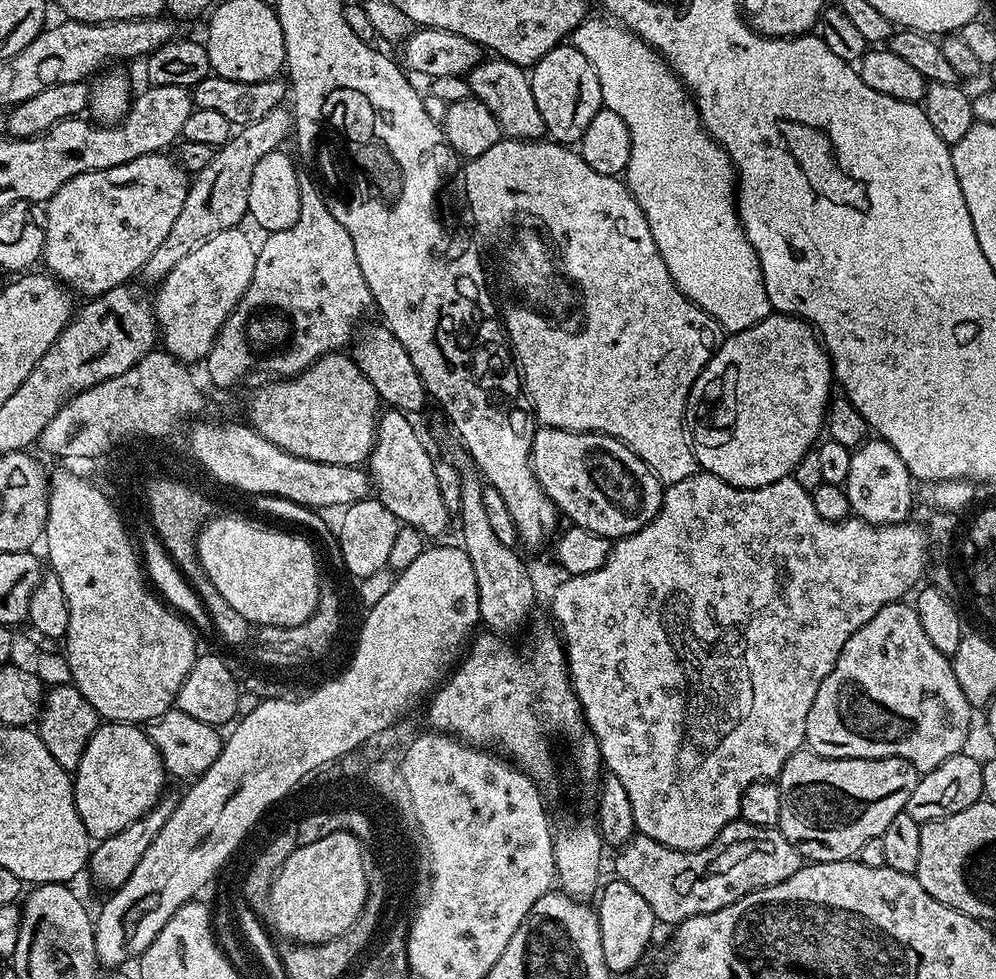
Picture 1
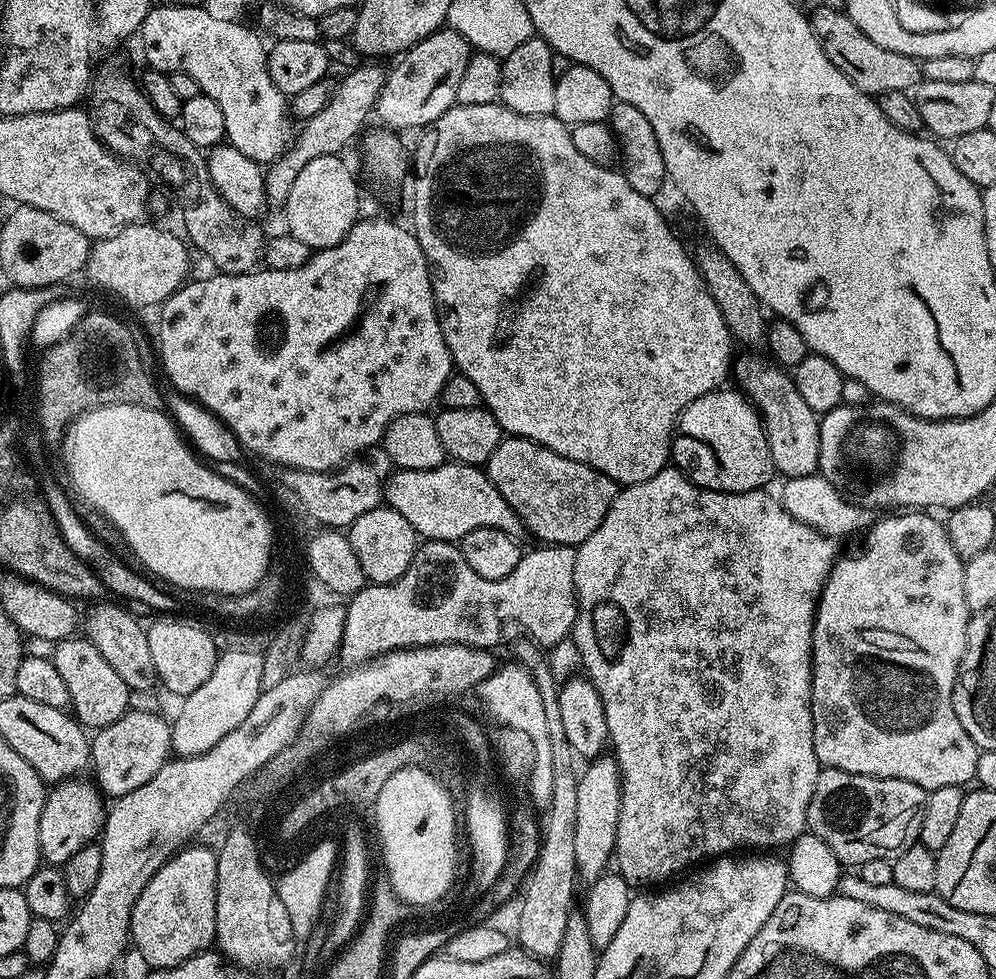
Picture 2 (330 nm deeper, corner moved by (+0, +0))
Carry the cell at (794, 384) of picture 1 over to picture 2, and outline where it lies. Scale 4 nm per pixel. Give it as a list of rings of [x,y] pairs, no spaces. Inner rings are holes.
[[[736,390],[724,391],[707,392],[686,406],[680,415],[679,435],[672,442],[671,463],[700,488],[715,492],[759,492],[774,476],[764,422],[747,396]]]

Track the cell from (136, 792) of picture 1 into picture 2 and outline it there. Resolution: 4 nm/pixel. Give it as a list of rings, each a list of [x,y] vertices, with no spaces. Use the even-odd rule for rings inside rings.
[[[73,778],[55,785],[47,793],[42,818],[36,820],[36,847],[40,860],[48,866],[63,866],[74,854],[78,854],[78,850],[93,843],[103,833],[105,815],[106,800],[95,783],[88,781],[87,784],[84,778]]]

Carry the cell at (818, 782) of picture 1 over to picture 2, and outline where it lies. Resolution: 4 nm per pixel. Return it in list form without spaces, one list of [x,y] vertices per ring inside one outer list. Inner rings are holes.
[[[821,767],[818,782],[814,786],[814,798],[808,807],[808,828],[834,850],[834,854],[845,865],[859,866],[868,860],[890,860],[906,854],[910,846],[914,846],[920,839],[920,827],[926,810],[928,793],[922,786],[914,782],[906,782],[898,778],[878,778],[877,776],[863,776],[850,774],[846,770]]]

